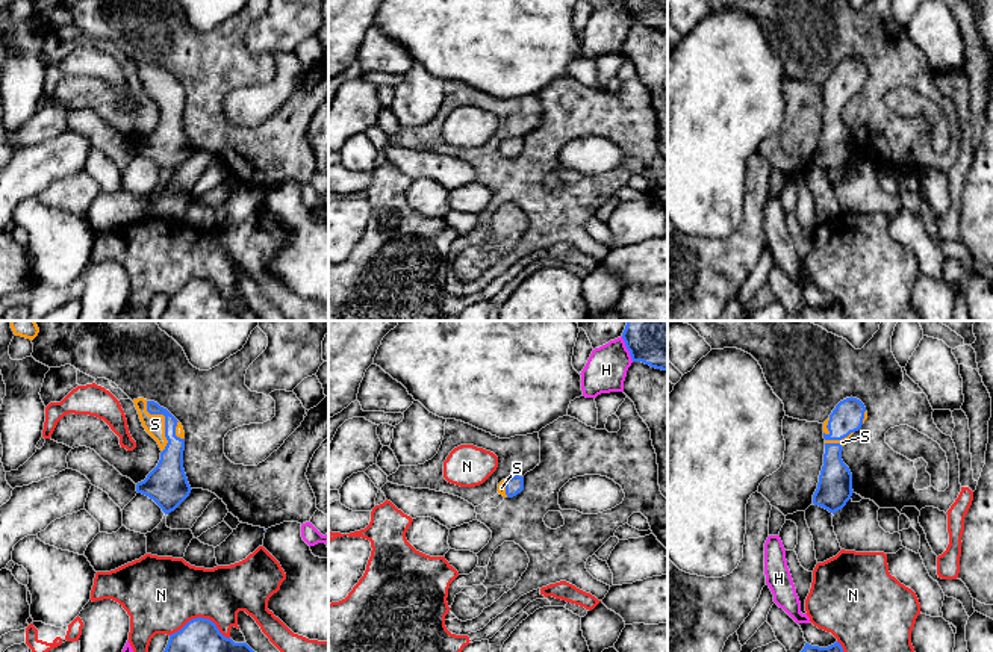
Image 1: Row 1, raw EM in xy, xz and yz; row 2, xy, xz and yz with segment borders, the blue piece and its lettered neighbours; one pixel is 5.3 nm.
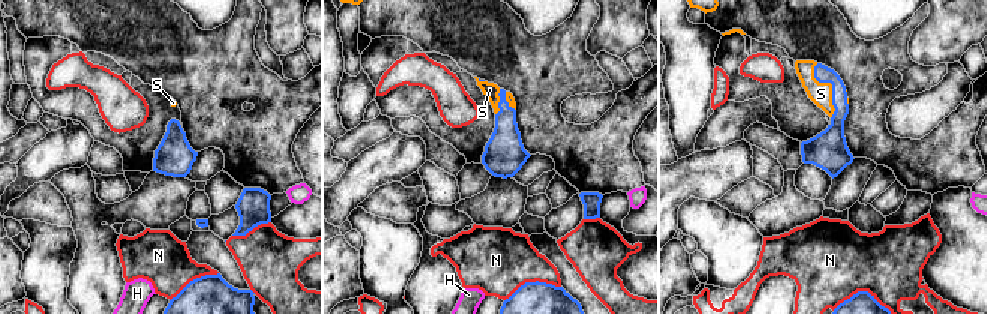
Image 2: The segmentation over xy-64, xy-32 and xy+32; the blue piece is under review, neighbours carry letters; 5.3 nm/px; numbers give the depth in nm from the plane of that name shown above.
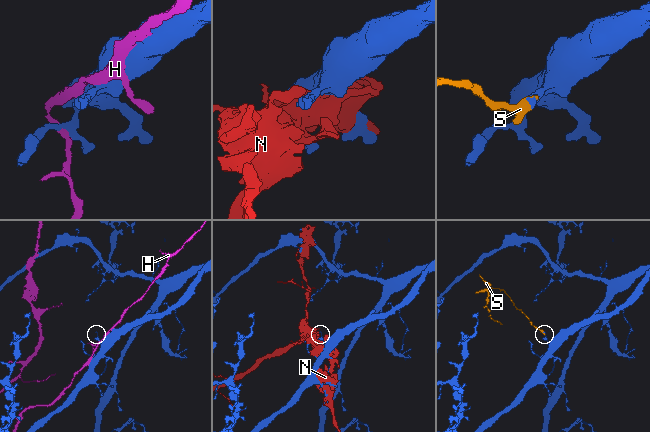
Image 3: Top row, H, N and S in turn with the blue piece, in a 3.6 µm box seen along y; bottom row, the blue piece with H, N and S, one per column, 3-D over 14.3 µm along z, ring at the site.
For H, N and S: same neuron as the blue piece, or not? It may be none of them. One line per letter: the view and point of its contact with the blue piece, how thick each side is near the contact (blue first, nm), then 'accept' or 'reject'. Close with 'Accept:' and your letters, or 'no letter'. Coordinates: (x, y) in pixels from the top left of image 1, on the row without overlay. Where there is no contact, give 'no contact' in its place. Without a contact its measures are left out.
H: contact xz (627, 9); calibres 170 and 220 nm; reject
N: contact xy (200, 279); calibres 360 and 400 nm; reject
S: contact xy (165, 82); calibres 140 and 110 nm; accept
Accept: S

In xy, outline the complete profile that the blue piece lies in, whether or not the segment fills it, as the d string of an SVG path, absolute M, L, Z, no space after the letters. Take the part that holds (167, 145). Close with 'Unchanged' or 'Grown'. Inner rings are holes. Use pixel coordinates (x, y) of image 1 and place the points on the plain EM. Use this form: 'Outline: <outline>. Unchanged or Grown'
Outline: M144 59L133 61L145 92L157 103L160 121L136 153L153 160L165 175L174 172L191 154L183 130L185 92L163 68Z. Grown

